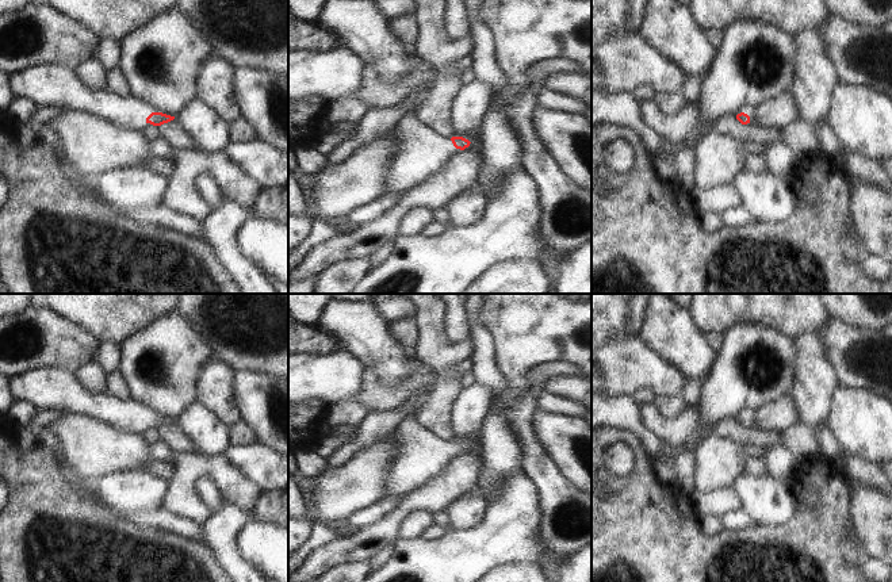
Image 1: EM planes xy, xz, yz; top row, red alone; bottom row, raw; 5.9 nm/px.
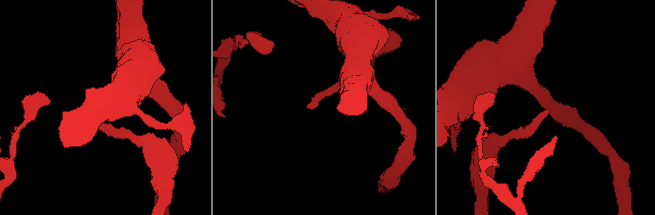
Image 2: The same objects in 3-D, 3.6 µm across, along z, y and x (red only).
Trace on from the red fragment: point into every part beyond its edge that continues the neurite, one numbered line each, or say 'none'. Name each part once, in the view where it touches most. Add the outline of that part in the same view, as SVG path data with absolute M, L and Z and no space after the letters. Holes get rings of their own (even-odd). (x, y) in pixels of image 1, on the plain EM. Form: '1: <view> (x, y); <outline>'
1: xy (50, 389); M43 368L26 372L8 380L14 399L27 402L37 410L54 410L89 416L118 430L142 434L153 410L129 399L122 402L103 394L88 393L74 374L60 368Z

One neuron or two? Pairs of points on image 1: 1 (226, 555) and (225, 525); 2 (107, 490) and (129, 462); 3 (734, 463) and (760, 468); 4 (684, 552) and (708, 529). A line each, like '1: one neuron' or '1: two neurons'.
1: one neuron
2: two neurons
3: two neurons
4: two neurons

